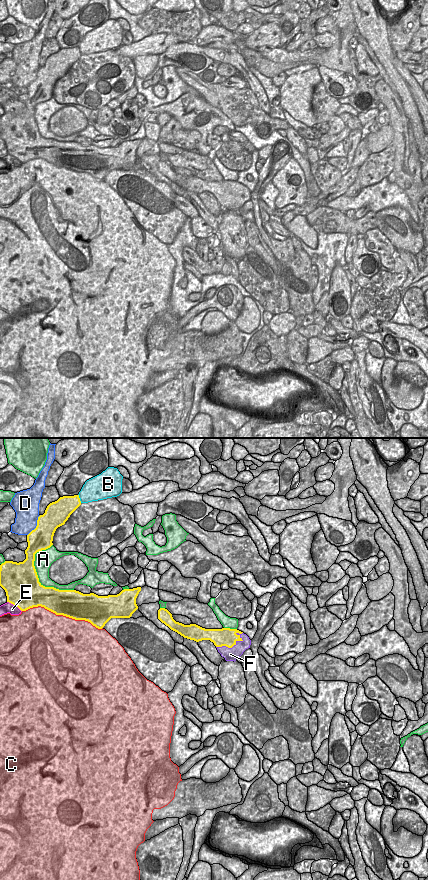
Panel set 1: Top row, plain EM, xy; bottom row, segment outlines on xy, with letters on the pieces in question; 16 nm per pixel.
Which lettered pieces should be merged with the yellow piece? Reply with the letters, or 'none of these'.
none of these

